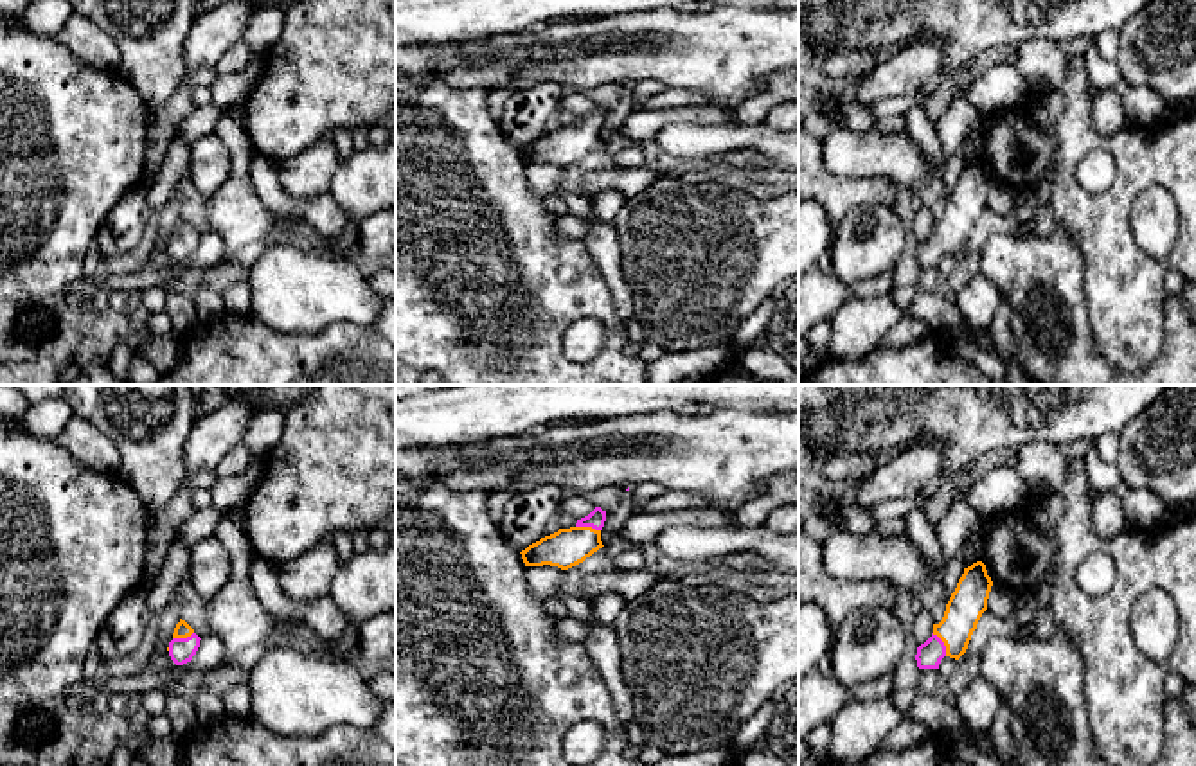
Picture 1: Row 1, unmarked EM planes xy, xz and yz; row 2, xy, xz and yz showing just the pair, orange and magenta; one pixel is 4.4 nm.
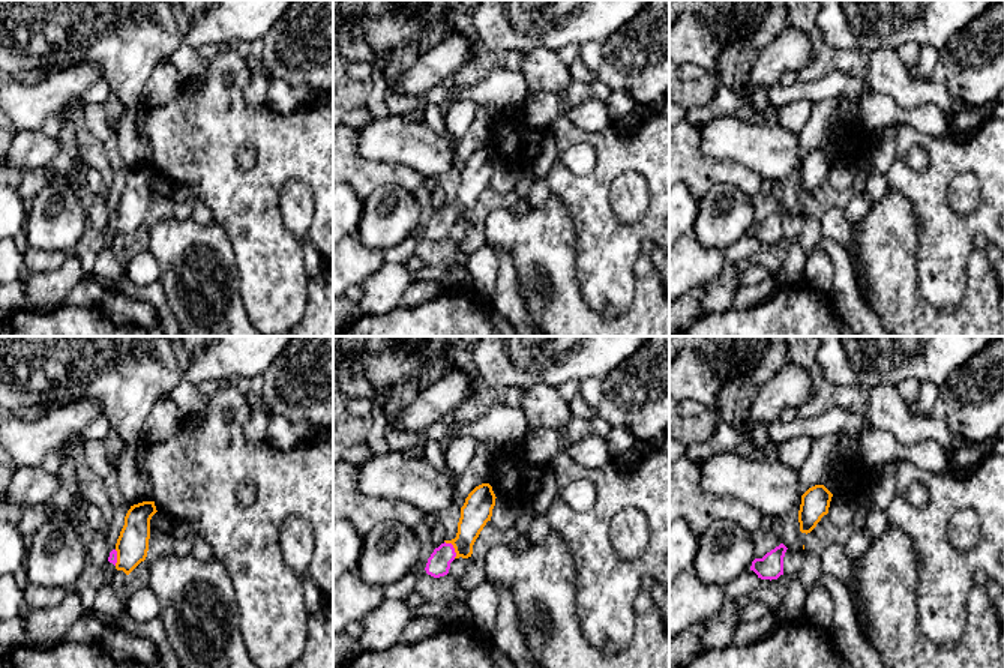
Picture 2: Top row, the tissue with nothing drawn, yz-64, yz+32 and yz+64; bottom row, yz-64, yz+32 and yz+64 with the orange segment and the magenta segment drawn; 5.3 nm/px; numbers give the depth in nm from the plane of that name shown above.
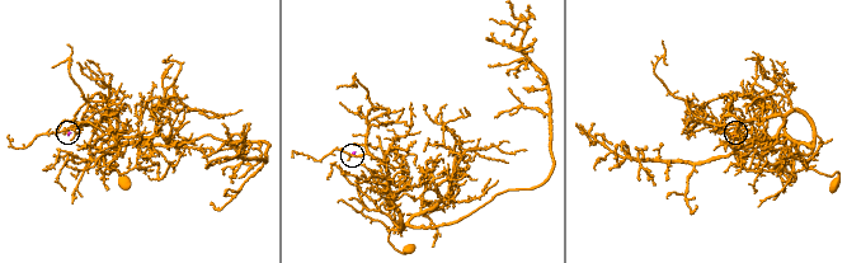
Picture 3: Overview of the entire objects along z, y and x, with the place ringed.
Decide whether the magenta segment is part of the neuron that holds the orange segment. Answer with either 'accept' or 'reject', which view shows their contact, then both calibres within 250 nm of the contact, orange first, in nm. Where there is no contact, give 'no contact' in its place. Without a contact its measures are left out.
accept | xz | 170/80 nm

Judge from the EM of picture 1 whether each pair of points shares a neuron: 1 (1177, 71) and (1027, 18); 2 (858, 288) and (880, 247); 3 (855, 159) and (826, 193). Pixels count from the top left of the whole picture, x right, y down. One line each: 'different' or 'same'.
1: different
2: different
3: different

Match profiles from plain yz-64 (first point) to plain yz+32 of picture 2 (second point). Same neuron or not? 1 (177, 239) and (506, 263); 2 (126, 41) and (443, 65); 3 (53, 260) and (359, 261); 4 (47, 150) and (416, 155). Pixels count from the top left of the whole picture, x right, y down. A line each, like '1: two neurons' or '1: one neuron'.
1: two neurons
2: two neurons
3: two neurons
4: one neuron

